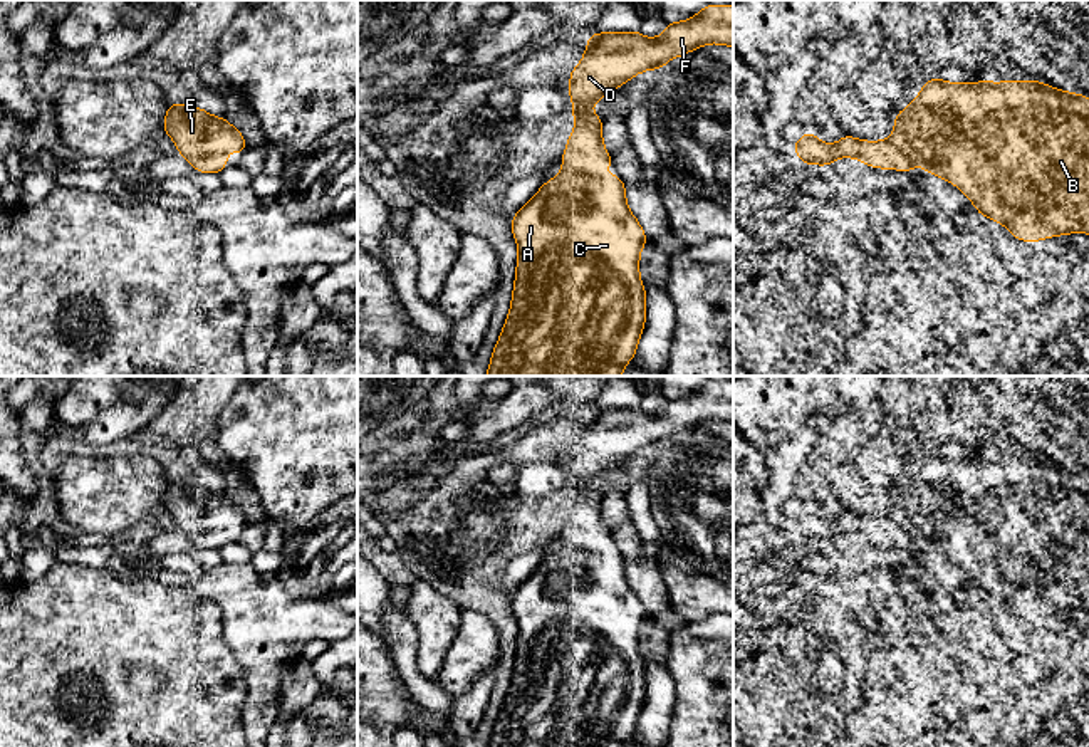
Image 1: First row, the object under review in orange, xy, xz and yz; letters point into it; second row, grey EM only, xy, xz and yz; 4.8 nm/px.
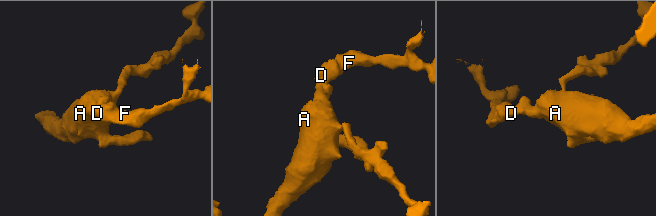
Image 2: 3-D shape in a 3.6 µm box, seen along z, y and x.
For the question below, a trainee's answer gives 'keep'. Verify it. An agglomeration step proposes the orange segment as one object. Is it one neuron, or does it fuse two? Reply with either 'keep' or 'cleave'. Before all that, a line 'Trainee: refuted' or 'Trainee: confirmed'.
Trainee: confirmed
keep

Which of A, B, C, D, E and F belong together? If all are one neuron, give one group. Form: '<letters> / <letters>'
A B C D E F

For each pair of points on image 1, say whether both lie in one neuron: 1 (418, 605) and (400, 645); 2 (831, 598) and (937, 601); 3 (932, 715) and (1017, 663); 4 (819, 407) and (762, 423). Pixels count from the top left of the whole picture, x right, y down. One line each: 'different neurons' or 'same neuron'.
1: different neurons
2: same neuron
3: different neurons
4: same neuron

